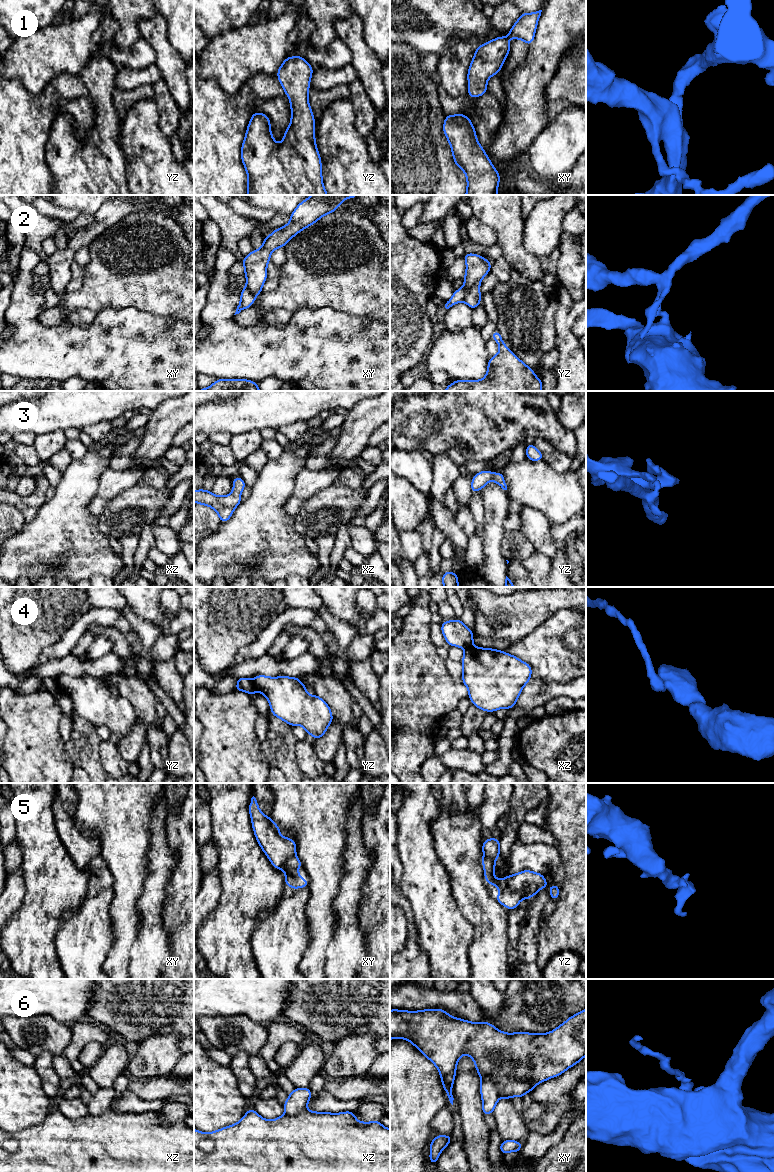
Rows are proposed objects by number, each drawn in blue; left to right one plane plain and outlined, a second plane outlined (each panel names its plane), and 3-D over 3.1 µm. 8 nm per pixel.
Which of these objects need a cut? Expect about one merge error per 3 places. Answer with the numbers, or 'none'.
2, 4, 5

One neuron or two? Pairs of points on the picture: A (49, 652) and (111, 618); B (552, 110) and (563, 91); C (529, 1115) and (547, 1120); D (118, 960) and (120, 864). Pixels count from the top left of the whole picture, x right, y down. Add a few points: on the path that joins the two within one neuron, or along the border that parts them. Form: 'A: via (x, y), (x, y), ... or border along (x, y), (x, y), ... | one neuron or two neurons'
A: via (64, 643), (89, 618), (96, 618) | one neuron
B: border along (549, 99), (556, 100) | two neurons
C: border along (548, 1107), (536, 1119), (525, 1122) | two neurons
D: via (124, 936), (124, 888) | one neuron

